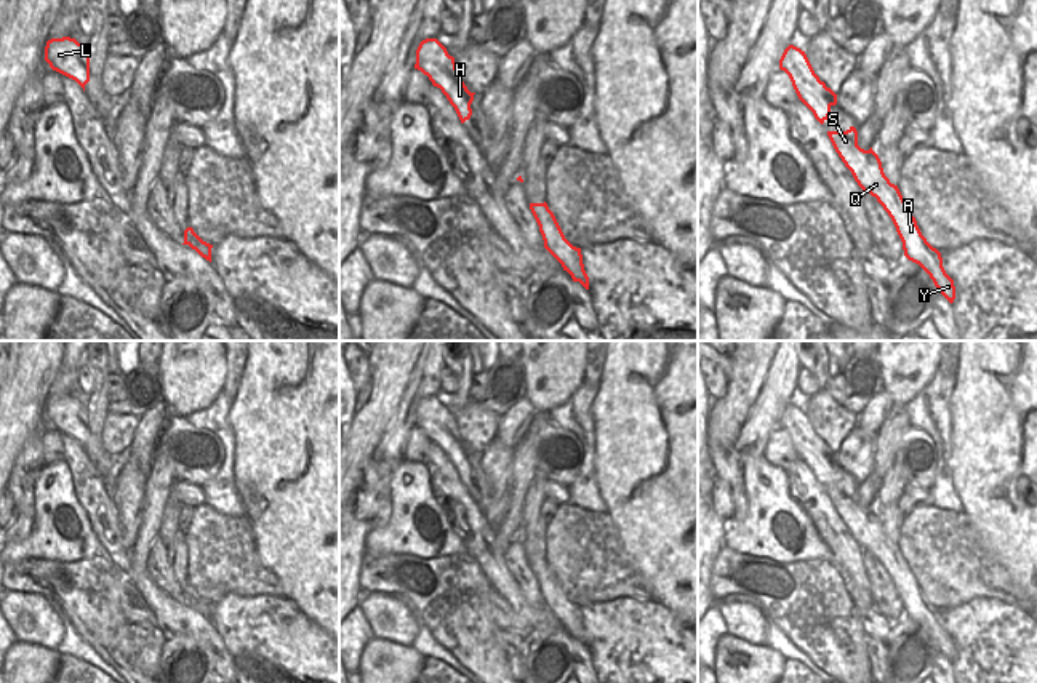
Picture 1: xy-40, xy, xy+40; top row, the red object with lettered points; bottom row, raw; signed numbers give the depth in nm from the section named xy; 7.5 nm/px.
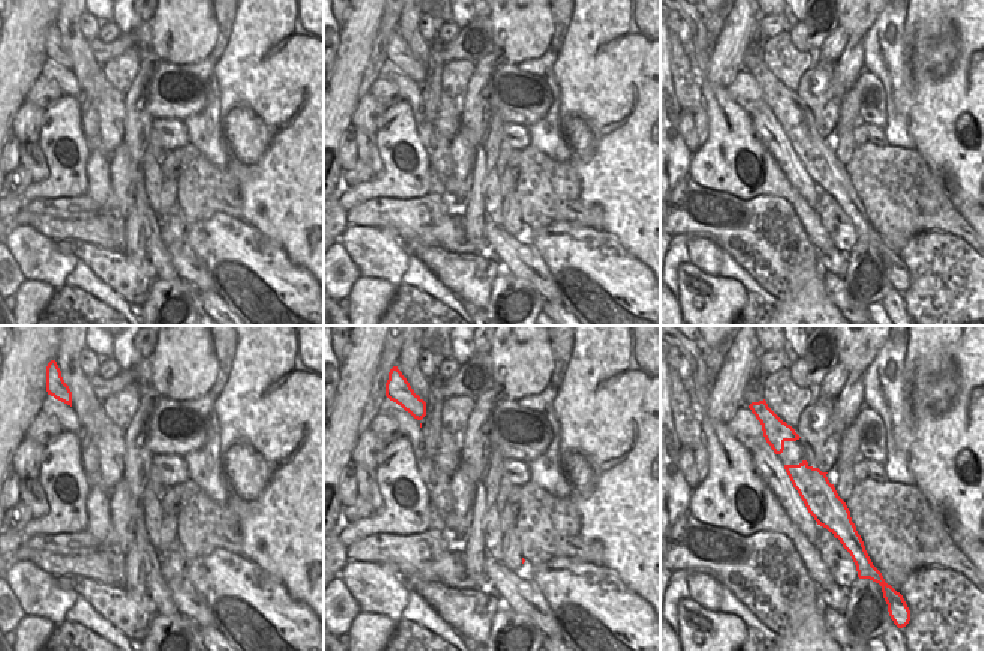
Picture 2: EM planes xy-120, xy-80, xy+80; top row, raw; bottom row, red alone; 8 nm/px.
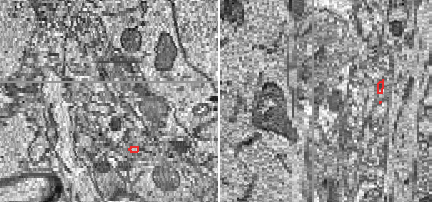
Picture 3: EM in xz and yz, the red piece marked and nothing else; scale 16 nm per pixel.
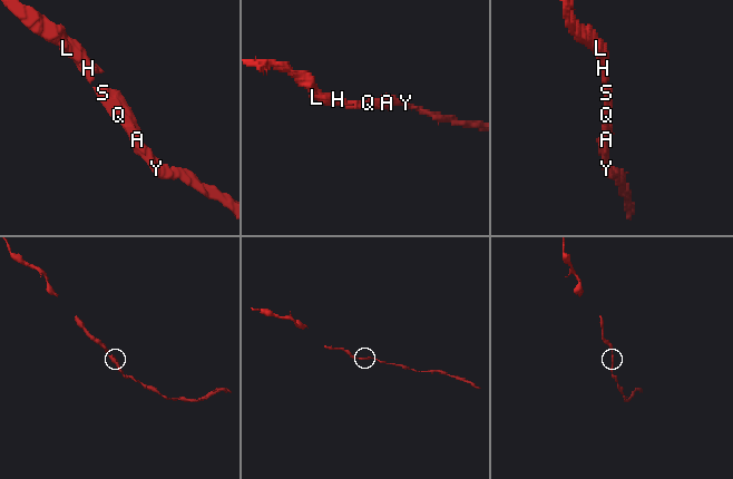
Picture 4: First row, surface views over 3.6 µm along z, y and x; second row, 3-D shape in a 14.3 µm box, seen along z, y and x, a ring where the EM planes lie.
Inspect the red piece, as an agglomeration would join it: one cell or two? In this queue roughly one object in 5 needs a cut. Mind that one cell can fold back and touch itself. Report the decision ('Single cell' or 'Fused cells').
Single cell.

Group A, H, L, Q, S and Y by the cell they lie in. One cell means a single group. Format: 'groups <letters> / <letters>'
groups A H L Q S Y

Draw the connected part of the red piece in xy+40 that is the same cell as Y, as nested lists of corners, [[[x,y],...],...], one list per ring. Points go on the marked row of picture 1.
[[[855,126],[847,131],[827,131],[827,136],[858,186],[875,197],[891,218],[903,242],[904,256],[919,264],[930,275],[939,293],[952,304],[955,286],[943,267],[941,253],[922,235],[898,186],[891,184],[885,176],[879,155],[872,147],[864,150],[858,146]]]

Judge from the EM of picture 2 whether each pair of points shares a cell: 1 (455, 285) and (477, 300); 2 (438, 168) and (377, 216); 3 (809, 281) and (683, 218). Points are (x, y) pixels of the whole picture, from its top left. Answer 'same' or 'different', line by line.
1: same
2: different
3: different

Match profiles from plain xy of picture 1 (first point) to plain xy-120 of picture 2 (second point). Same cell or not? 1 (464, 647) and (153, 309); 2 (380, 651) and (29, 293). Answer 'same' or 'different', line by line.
1: different
2: same

